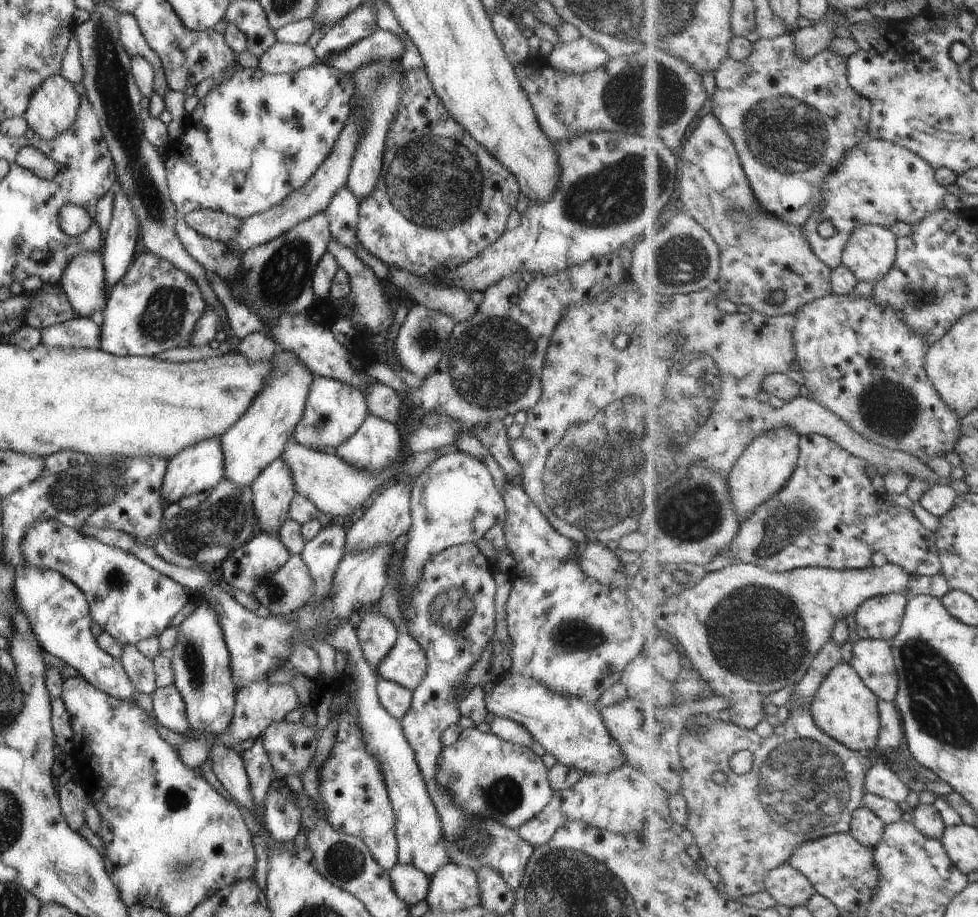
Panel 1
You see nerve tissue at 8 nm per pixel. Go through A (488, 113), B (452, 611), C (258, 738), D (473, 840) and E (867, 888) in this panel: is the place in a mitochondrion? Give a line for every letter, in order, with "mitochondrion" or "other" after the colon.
A: other
B: mitochondrion
C: other
D: mitochondrion
E: mitochondrion

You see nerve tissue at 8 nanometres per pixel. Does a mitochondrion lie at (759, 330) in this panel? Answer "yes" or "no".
no

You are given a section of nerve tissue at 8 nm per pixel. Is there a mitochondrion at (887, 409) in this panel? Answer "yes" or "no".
yes

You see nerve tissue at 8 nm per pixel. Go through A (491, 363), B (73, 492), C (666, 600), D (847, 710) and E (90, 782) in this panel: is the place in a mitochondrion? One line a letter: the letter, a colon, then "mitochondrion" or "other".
A: mitochondrion
B: mitochondrion
C: other
D: other
E: other

